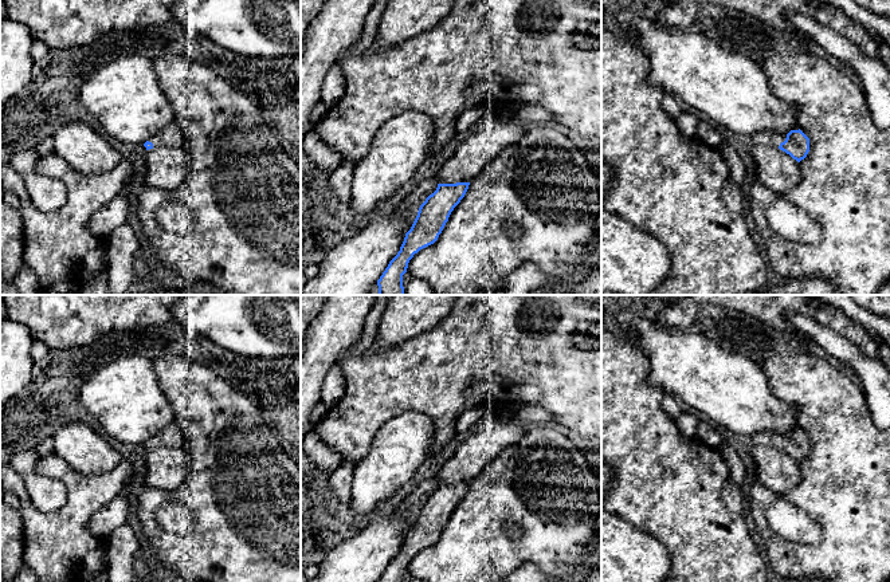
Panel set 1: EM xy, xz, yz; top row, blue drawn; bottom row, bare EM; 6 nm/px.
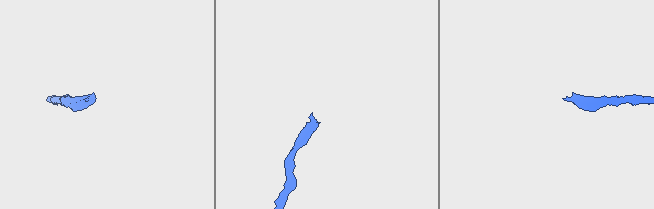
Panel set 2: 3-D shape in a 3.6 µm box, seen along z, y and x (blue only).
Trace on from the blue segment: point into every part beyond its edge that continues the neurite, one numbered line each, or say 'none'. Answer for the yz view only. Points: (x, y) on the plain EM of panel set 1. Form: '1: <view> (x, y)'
1: yz (769, 439)

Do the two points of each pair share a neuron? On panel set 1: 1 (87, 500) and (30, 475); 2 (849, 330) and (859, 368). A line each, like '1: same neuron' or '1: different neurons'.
1: different neurons
2: different neurons

